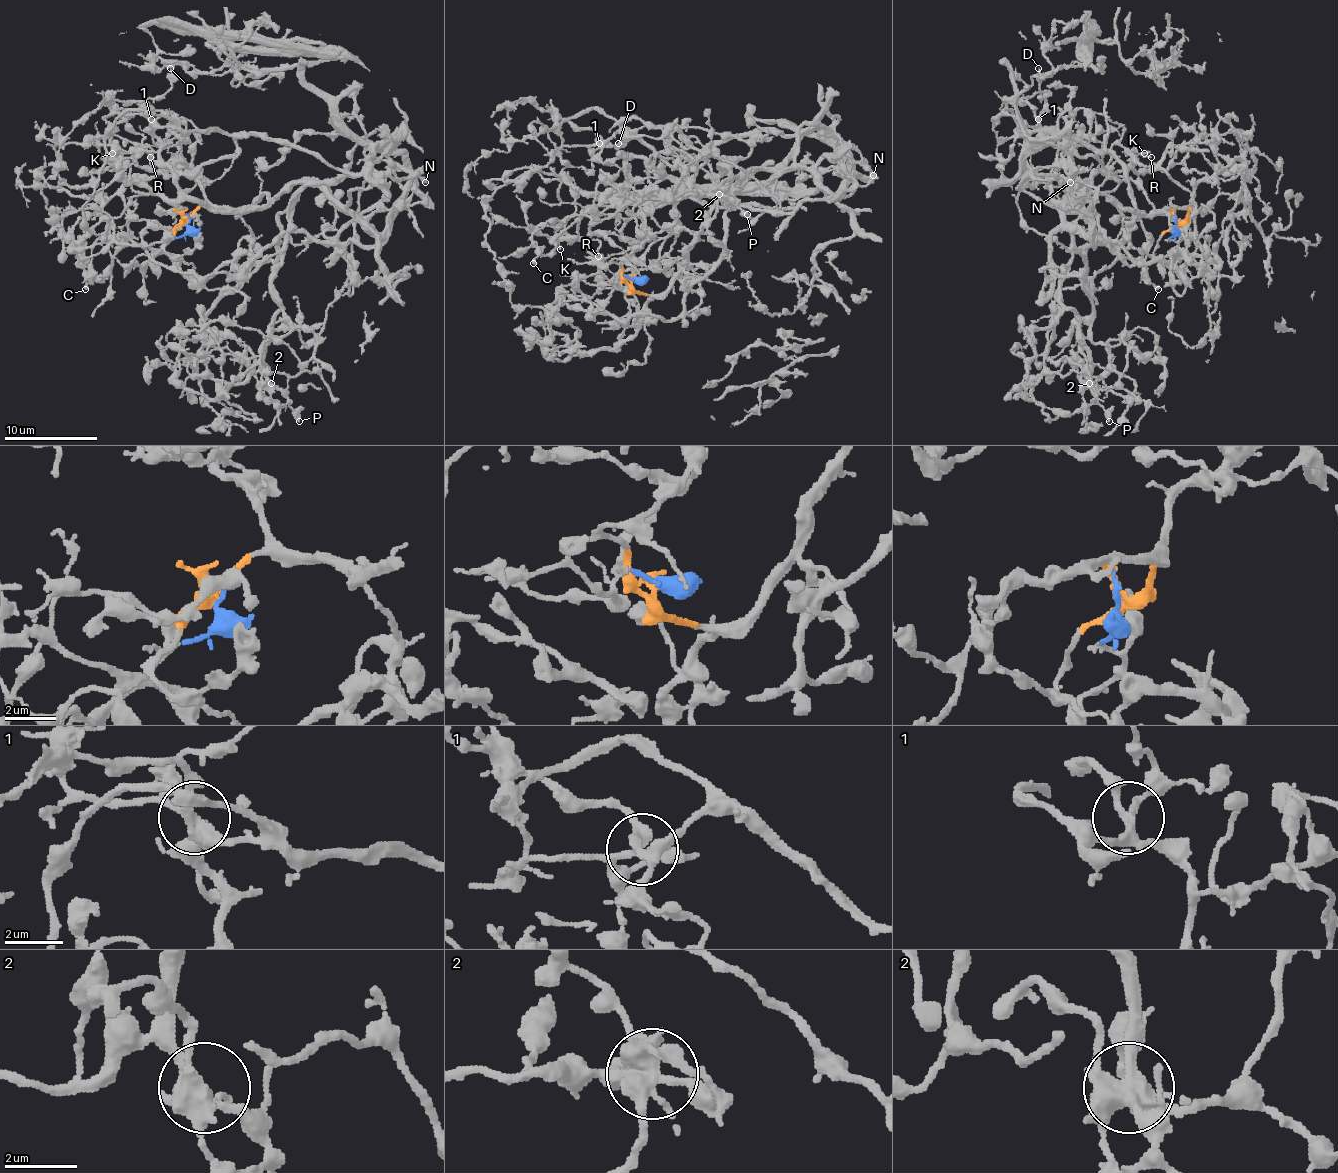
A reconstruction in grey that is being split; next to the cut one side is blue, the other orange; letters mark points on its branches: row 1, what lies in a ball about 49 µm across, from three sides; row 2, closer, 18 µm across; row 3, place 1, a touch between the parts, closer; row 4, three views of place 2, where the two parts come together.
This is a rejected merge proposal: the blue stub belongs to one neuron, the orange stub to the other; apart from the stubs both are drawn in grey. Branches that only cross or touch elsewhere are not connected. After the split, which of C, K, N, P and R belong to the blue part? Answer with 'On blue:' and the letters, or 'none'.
On blue: P, R

